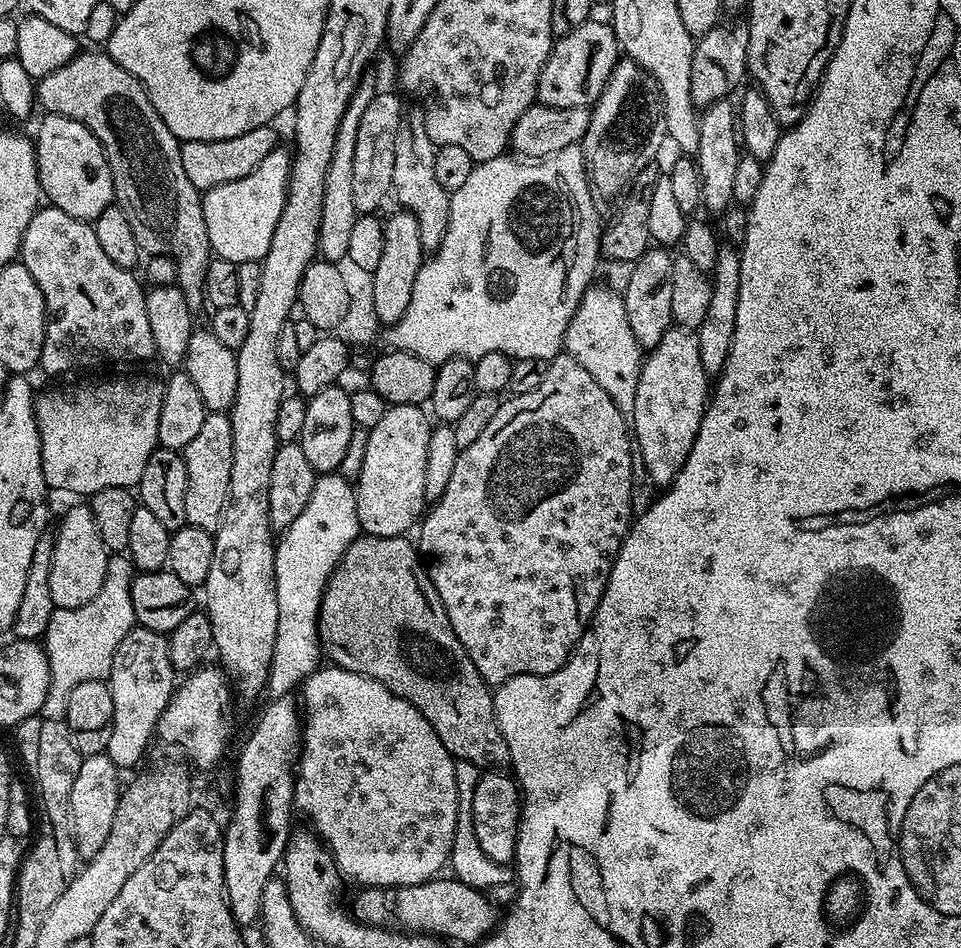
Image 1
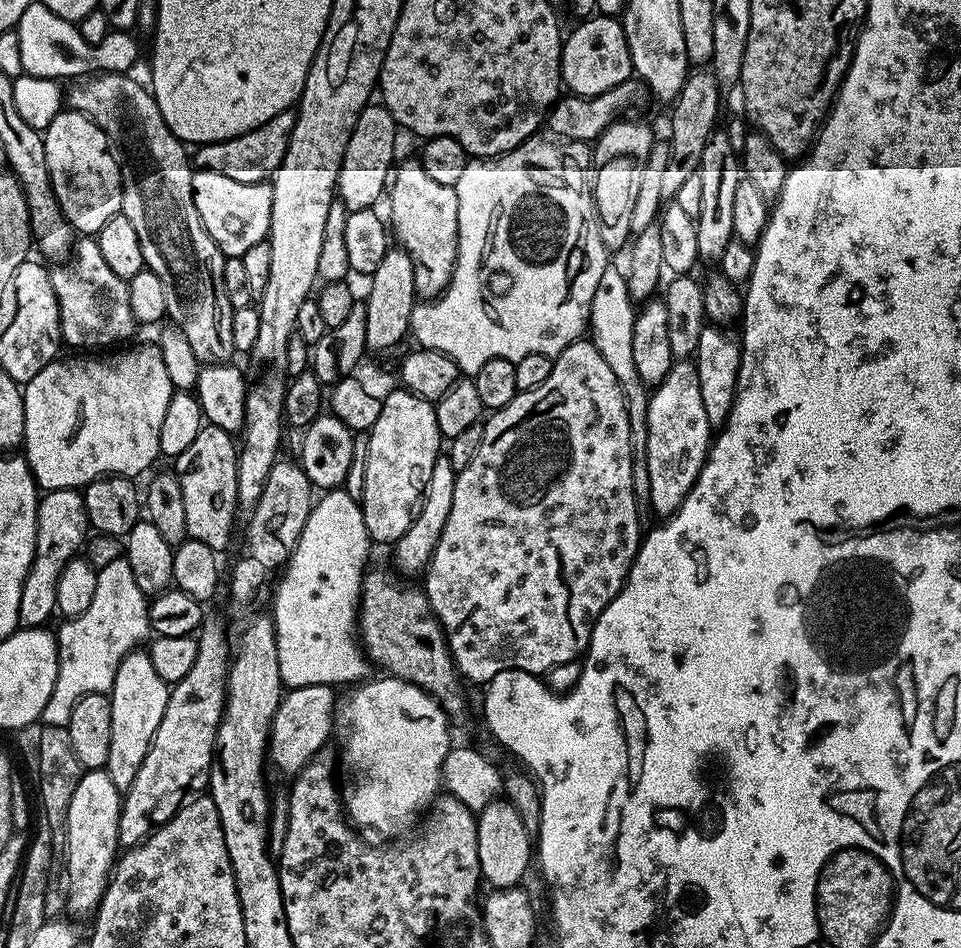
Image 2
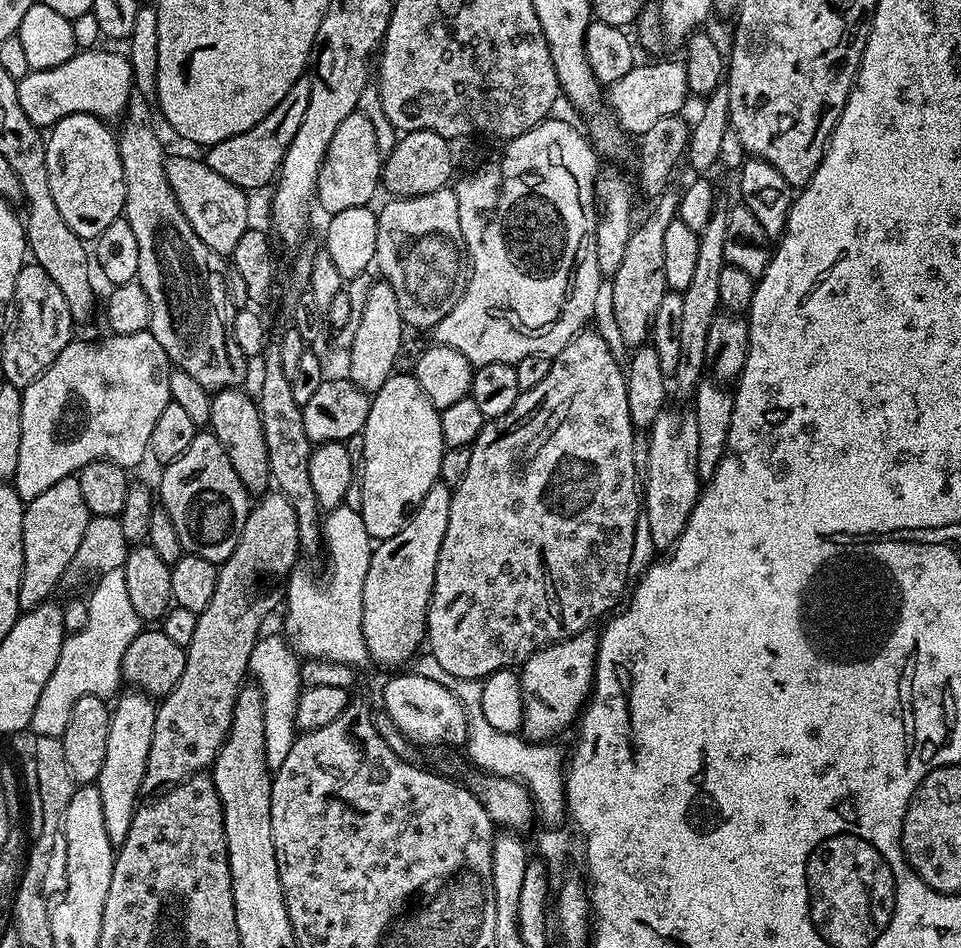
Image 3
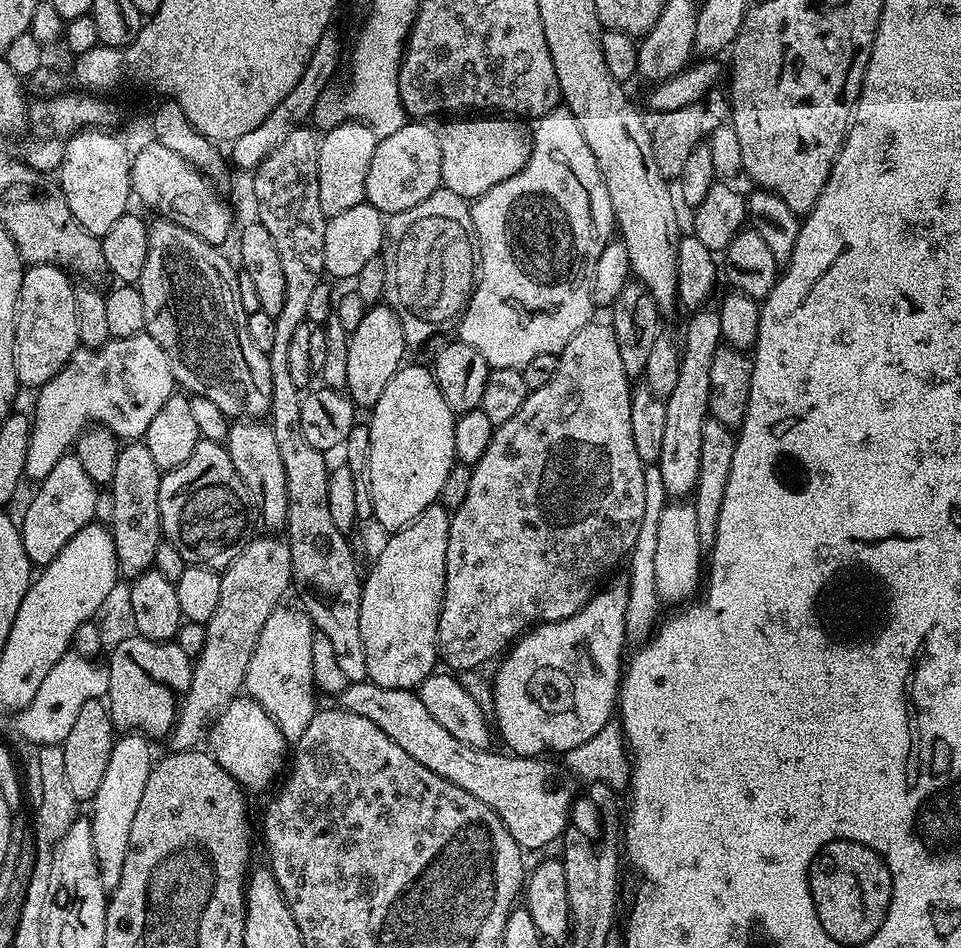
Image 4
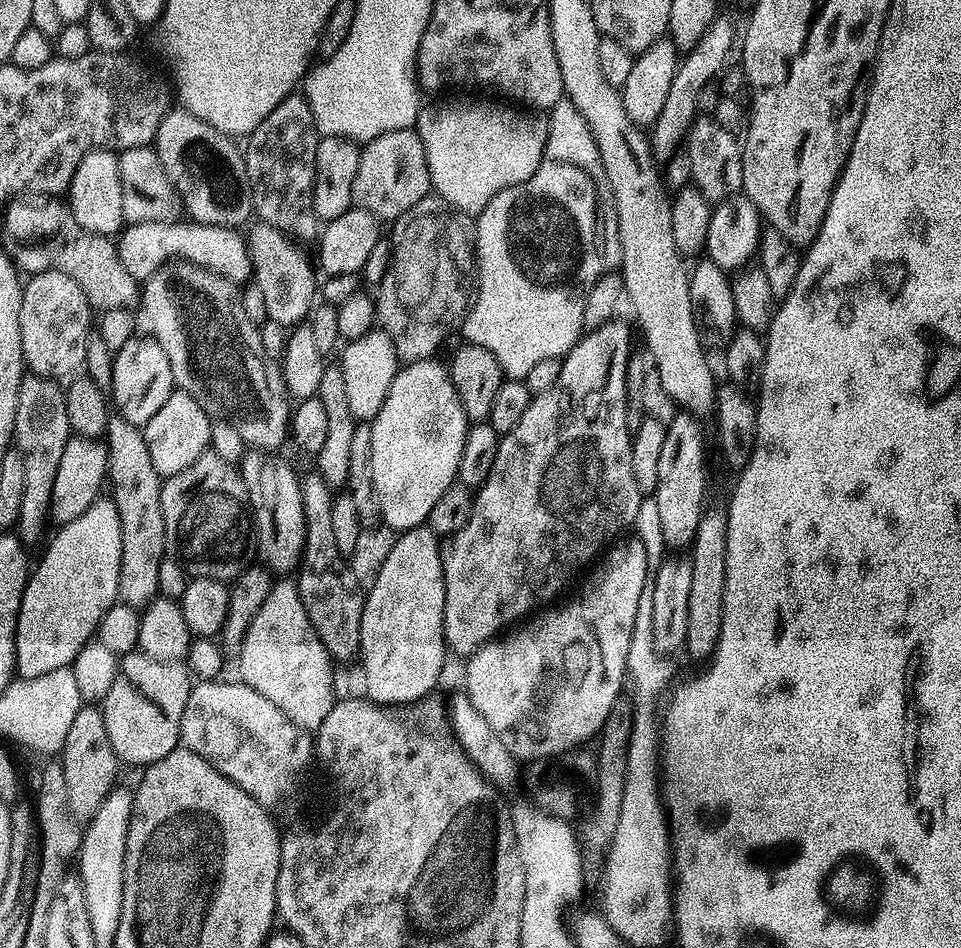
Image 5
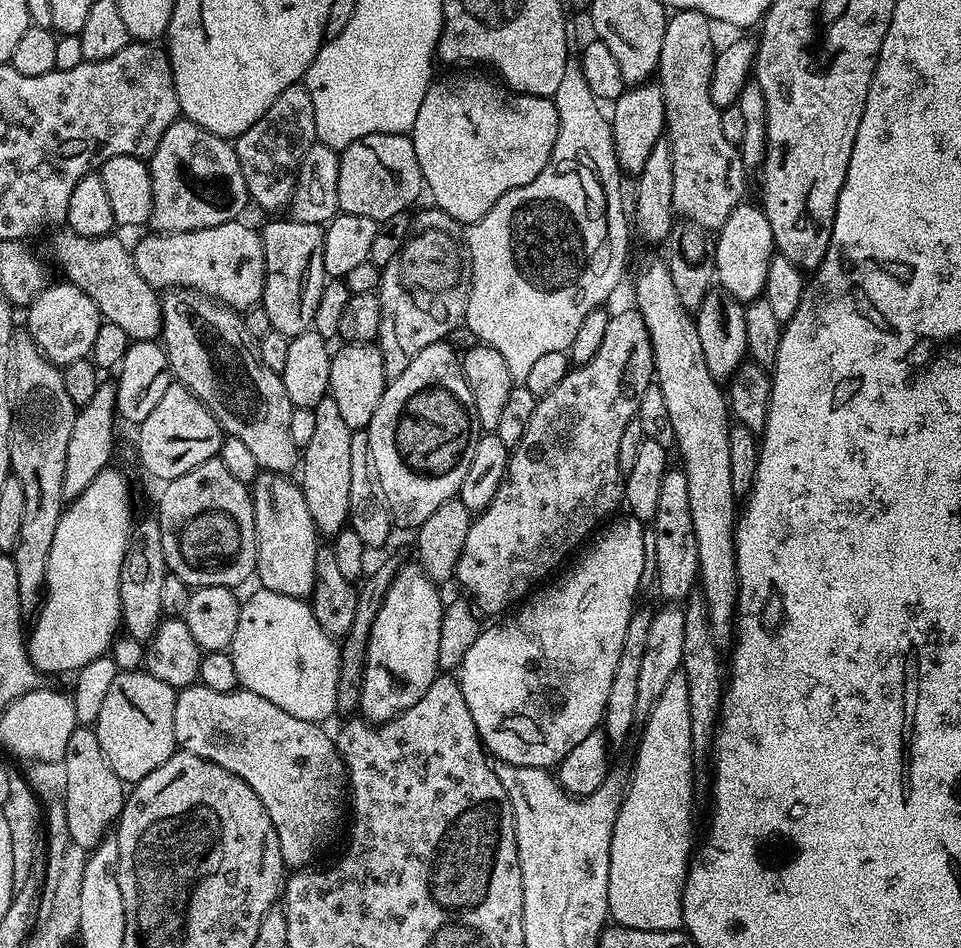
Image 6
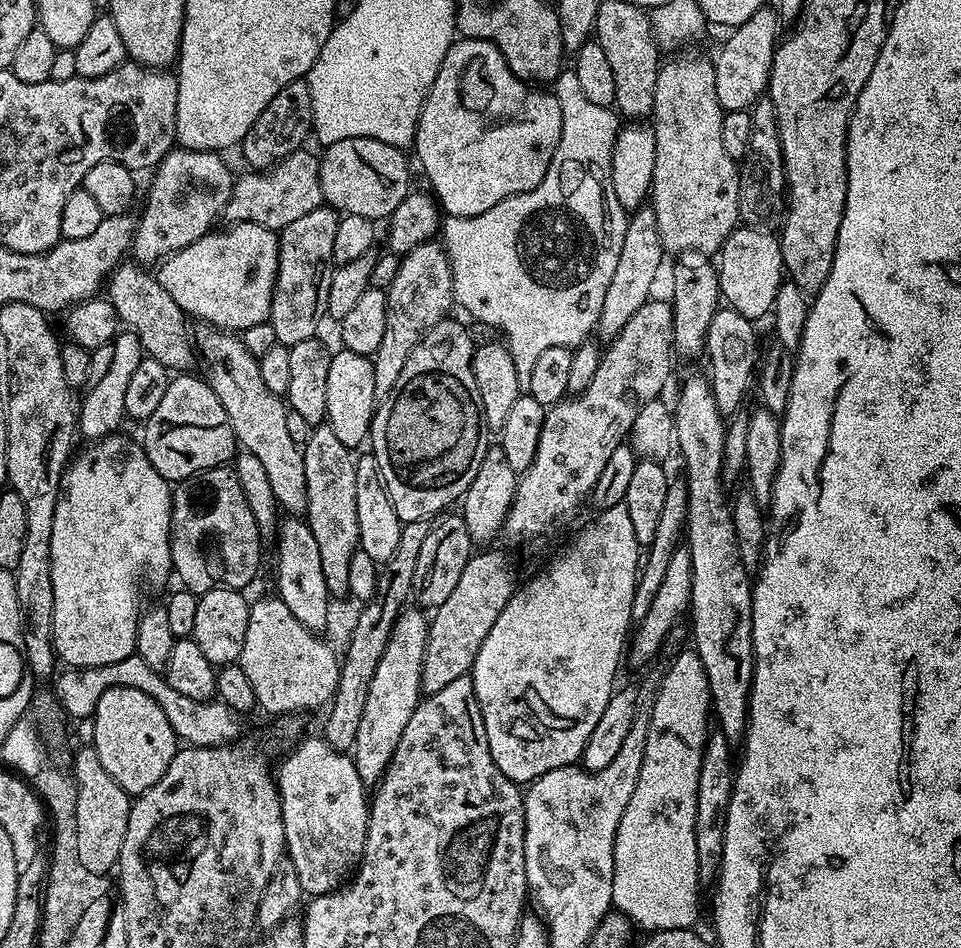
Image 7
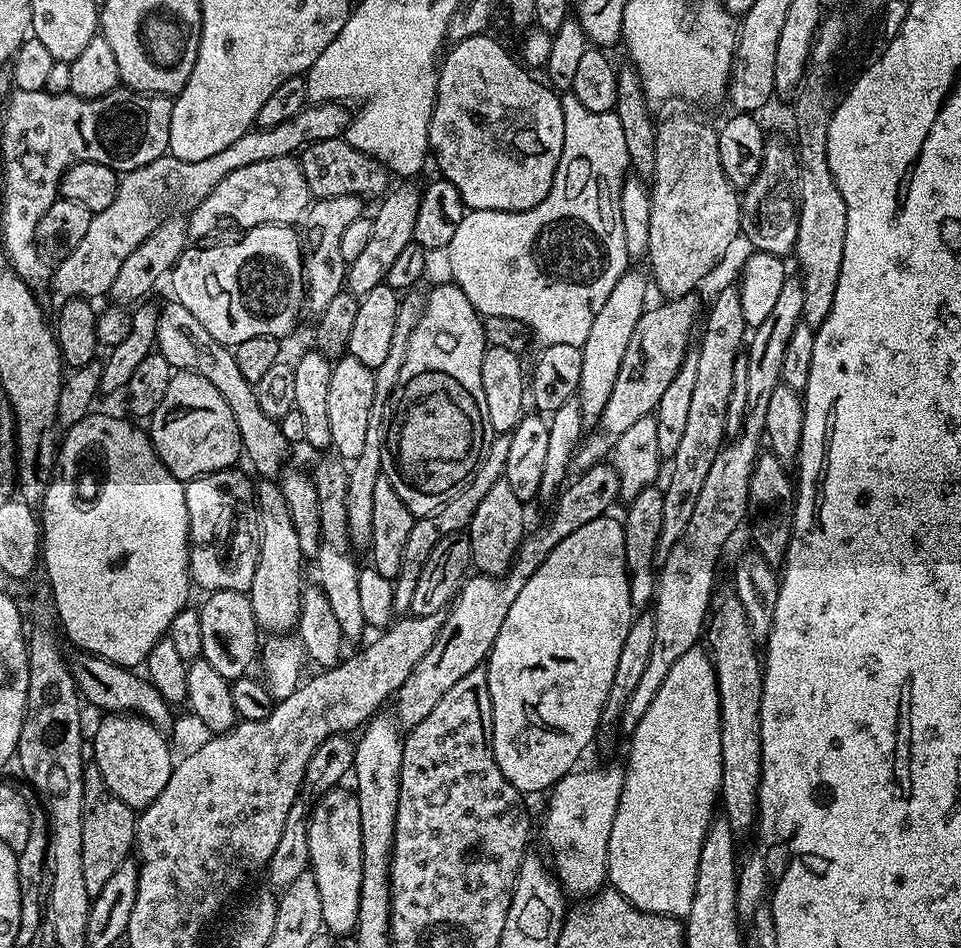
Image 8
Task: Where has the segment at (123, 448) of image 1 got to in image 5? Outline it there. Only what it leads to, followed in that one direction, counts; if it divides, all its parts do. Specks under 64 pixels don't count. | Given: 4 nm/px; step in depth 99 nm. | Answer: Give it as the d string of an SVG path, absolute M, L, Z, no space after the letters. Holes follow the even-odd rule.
M148 334L133 336L130 342L126 342L126 346L122 346L115 352L112 362L111 403L119 415L143 426L150 418L154 418L154 414L158 414L162 402L166 402L166 398L170 398L170 394L174 390L170 362L167 360L165 352L162 351L162 346L158 346L158 342Z

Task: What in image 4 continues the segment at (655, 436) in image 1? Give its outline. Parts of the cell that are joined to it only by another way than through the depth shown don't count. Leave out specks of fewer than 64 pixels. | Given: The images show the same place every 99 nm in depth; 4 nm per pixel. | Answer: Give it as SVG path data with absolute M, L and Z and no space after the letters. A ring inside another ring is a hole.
M668 502L659 515L658 543L655 548L654 575L660 602L679 605L689 599L687 596L695 590L696 582L702 578L700 555L702 549L698 538L698 514L694 514L694 506L691 502Z

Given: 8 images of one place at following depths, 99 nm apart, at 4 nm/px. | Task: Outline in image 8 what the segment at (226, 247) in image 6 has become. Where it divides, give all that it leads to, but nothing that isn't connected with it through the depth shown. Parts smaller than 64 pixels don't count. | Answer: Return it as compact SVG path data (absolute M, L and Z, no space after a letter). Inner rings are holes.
M263 224L257 228L247 229L243 233L241 240L236 240L233 244L216 244L213 248L193 248L188 246L181 253L177 262L170 271L170 279L172 278L172 292L175 303L186 306L186 310L190 310L190 314L194 314L194 318L198 318L198 322L202 322L202 326L206 326L206 330L214 339L229 346L235 346L246 342L246 338L254 338L255 336L275 336L277 338L285 338L296 328L296 319L300 316L300 308L306 304L306 289L304 286L304 266L302 263L302 240L298 235L295 227L286 224Z

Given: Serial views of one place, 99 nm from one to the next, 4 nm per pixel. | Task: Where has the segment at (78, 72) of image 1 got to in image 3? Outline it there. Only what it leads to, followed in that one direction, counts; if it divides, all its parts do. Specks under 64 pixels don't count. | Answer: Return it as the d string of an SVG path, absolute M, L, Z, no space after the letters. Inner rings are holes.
M128 124L121 132L118 132L118 143L126 178L126 202L123 215L138 238L136 275L138 283L146 290L150 298L152 337L163 346L173 365L179 371L197 379L203 388L209 390L240 388L243 385L244 375L248 372L250 360L234 338L236 308L228 296L228 287L224 281L225 257L215 252L210 246L206 246L206 242L202 242L202 238L194 234L194 226L190 226L168 181L164 144L156 137L155 130L148 124Z

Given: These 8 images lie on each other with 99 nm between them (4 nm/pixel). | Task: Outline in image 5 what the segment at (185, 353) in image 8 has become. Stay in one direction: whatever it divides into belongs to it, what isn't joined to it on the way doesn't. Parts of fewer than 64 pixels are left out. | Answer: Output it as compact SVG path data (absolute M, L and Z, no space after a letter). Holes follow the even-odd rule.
M13 198L8 201L6 211L8 211L4 216L4 236L8 239L6 251L14 258L21 273L35 274L58 270L58 274L66 274L74 282L78 282L82 294L86 294L90 306L97 313L115 308L132 310L135 309L135 304L137 307L141 303L141 285L128 273L126 266L122 266L122 258L118 258L116 240L78 226L71 208L63 199Z

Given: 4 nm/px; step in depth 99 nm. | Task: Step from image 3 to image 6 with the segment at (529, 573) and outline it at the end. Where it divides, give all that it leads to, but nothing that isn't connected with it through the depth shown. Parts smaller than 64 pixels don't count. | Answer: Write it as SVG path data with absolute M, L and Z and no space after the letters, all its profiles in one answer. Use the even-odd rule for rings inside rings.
M628 306L625 312L613 311L611 315L609 315L606 335L602 338L602 346L598 346L598 354L594 354L594 358L590 358L590 362L573 367L566 374L566 378L562 378L562 382L558 382L558 386L554 386L554 390L550 390L550 394L546 394L537 399L536 408L530 414L530 422L526 426L526 434L522 434L522 438L517 442L515 448L511 449L508 465L506 466L506 474L502 478L502 482L498 486L498 490L494 494L490 506L486 506L483 512L479 513L479 515L473 519L470 530L466 534L466 546L462 546L462 554L458 558L458 566L456 567L454 577L455 583L460 583L461 586L476 599L476 602L474 601L474 608L477 613L483 614L483 612L485 612L486 615L492 616L488 618L496 618L501 614L507 613L513 605L523 601L533 589L543 585L545 581L547 581L544 579L546 579L580 543L583 545L585 541L613 515L611 512L614 511L616 507L621 507L624 499L625 473L621 472L619 468L618 446L621 445L622 430L626 429L626 424L635 417L642 394L653 383L653 380L652 343L650 342L650 334L646 330L644 315L636 311L635 307Z

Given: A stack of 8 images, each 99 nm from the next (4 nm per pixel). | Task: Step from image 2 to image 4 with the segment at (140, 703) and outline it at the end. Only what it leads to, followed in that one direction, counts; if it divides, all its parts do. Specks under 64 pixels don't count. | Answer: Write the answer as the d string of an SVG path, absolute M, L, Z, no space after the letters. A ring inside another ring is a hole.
M124 734L113 743L110 763L98 786L98 794L90 801L92 833L94 834L94 858L98 858L98 870L105 890L118 886L122 866L126 866L126 854L130 842L130 829L134 827L134 814L138 811L142 794L146 790L146 778L150 778L154 755L149 737L143 734Z

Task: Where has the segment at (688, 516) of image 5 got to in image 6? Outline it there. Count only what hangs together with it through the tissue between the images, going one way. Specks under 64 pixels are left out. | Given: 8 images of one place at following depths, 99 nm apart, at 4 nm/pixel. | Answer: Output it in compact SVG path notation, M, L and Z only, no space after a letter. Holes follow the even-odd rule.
M669 467L662 478L658 510L650 521L650 534L654 538L657 563L654 584L656 588L660 587L661 598L664 602L687 601L700 579L700 563L698 538L694 536L694 517L690 514L690 489L686 486L686 474L679 467Z

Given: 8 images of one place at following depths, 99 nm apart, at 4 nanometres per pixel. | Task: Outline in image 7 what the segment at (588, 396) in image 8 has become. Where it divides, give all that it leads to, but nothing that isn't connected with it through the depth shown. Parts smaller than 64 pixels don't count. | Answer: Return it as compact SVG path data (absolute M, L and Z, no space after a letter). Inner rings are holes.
M650 206L637 209L630 217L626 234L623 235L622 251L618 256L617 269L610 278L605 301L597 324L597 335L604 342L610 342L626 326L631 315L651 297L654 282L662 266L664 251L658 234L657 218Z

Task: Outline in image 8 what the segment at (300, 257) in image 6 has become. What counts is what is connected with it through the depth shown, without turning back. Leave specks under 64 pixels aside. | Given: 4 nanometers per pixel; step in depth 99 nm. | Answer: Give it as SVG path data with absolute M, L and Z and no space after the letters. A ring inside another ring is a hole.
M358 196L319 198L302 217L302 263L304 266L304 286L306 308L319 314L330 306L330 301L338 295L346 284L346 265L342 258L342 234L354 221L365 215L365 201Z

